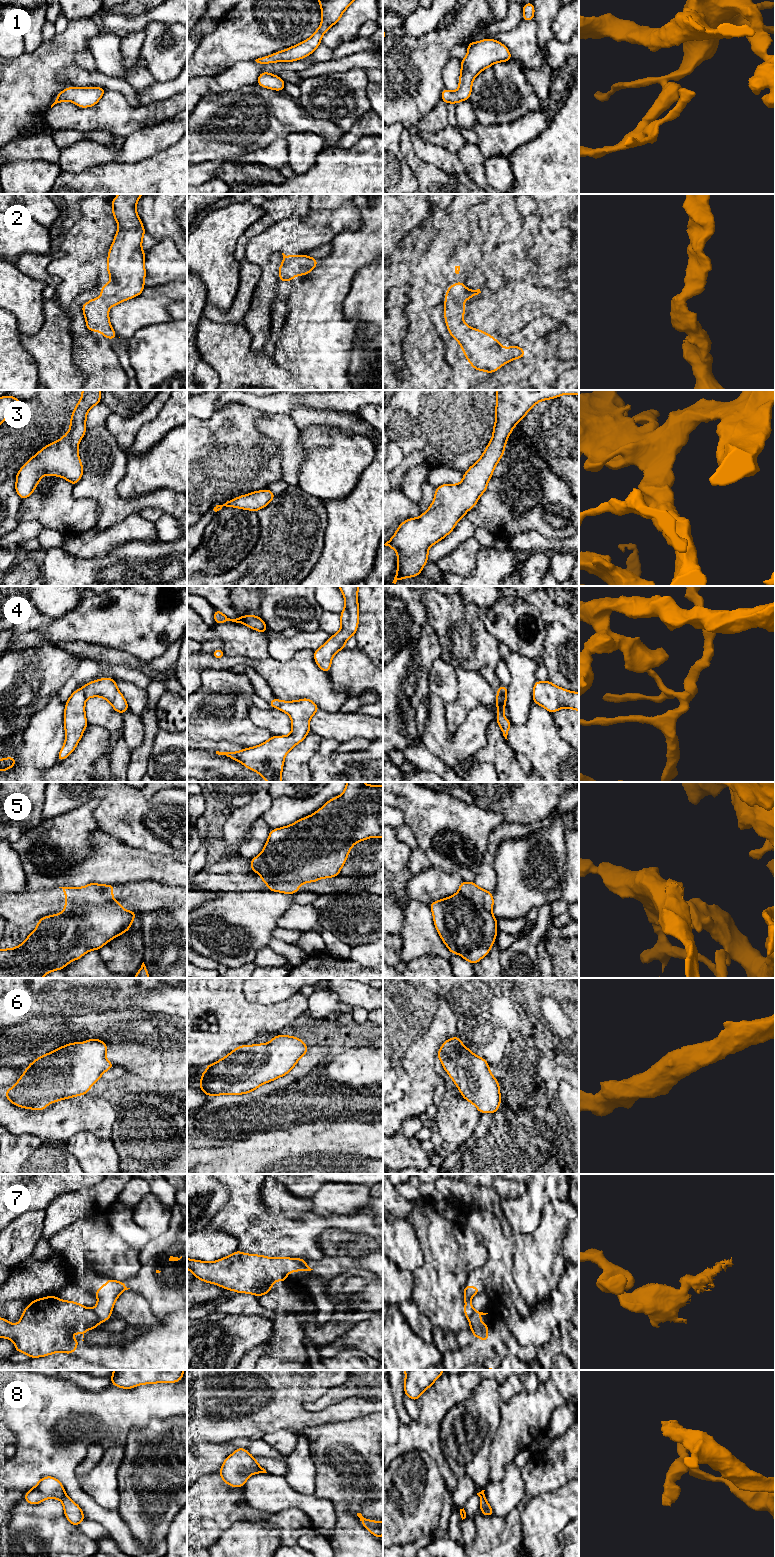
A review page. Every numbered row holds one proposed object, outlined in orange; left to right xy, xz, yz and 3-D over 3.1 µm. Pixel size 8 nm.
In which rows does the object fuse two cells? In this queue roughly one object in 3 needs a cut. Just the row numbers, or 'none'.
4, 5, 7, 8

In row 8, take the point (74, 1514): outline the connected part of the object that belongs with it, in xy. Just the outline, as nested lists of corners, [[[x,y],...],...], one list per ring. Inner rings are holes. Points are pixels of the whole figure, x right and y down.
[[[67,1495],[61,1500],[63,1503],[63,1509],[66,1518],[68,1521],[74,1526],[78,1527],[78,1525],[85,1520],[82,1509],[78,1504],[74,1503]]]

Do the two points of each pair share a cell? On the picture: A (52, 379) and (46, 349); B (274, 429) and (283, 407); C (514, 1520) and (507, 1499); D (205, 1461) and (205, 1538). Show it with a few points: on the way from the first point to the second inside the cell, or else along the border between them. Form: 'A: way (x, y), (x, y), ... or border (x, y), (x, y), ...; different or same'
A: way (52, 372), (52, 356); same
B: border (267, 413), (287, 413), (289, 415); different
C: border (524, 1491), (524, 1497), (505, 1516), (494, 1515); different
D: border (216, 1472), (202, 1474), (197, 1479); different

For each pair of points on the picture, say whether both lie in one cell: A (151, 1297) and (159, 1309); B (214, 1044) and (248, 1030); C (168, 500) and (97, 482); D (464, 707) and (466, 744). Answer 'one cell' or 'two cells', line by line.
A: one cell
B: one cell
C: one cell
D: two cells

